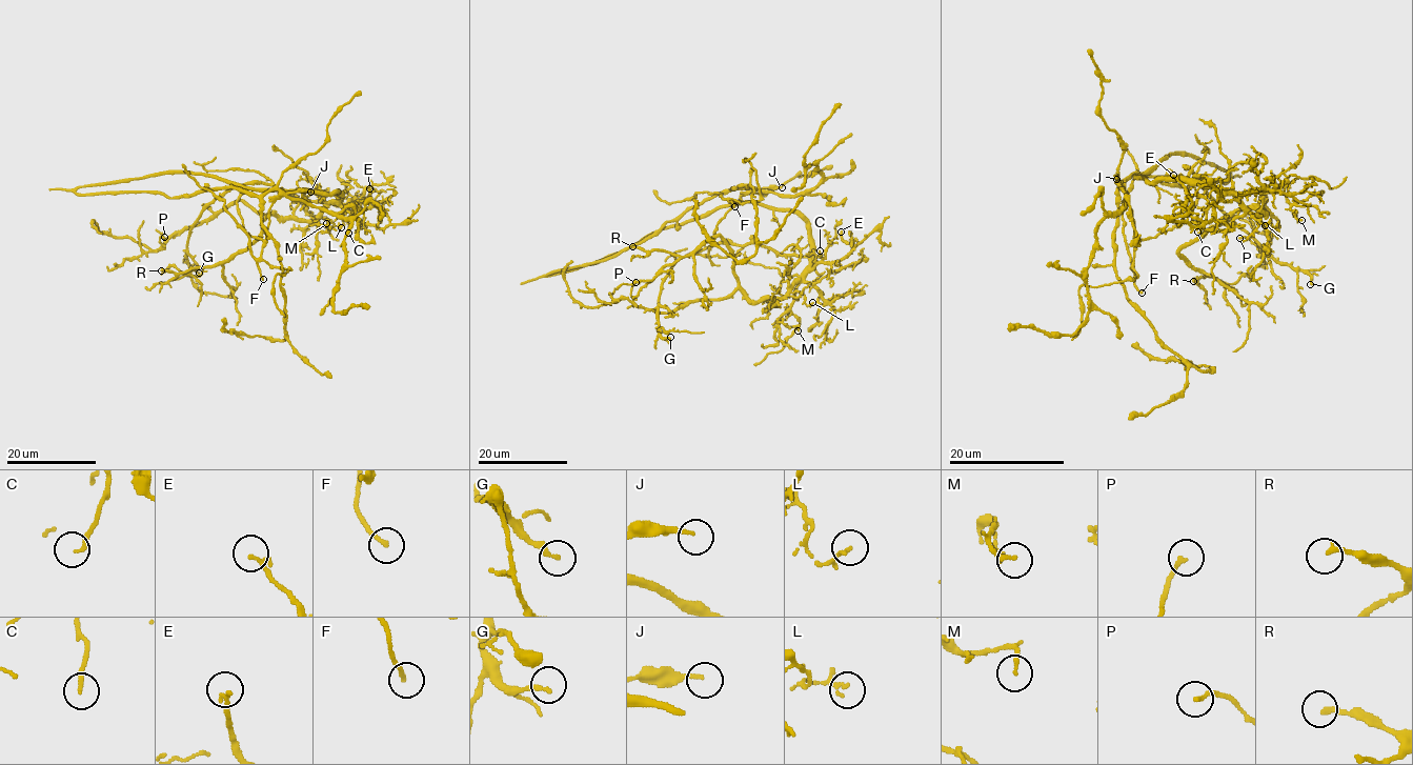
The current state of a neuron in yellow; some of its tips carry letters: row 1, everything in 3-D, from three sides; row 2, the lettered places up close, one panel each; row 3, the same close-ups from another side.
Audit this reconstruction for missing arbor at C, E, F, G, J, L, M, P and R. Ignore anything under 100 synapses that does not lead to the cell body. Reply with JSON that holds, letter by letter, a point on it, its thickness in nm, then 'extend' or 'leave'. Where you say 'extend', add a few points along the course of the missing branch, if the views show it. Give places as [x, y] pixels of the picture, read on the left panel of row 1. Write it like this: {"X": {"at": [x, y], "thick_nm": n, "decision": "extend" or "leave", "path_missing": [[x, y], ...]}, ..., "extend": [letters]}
{"C": {"at": [348, 233], "thick_nm": 160, "decision": "leave"}, "E": {"at": [369, 188], "thick_nm": 180, "decision": "leave"}, "F": {"at": [263, 279], "thick_nm": 160, "decision": "leave"}, "G": {"at": [199, 273], "thick_nm": 240, "decision": "leave"}, "J": {"at": [310, 192], "thick_nm": 160, "decision": "leave"}, "L": {"at": [341, 227], "thick_nm": 110, "decision": "leave"}, "M": {"at": [326, 223], "thick_nm": 150, "decision": "leave"}, "P": {"at": [164, 237], "thick_nm": 180, "decision": "leave"}, "R": {"at": [161, 270], "thick_nm": 220, "decision": "leave"}, "extend": []}

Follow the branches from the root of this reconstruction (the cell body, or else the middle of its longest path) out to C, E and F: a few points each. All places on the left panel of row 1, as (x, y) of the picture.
C: (158, 173), (207, 175), (258, 190), (336, 192), (339, 203), (350, 214), (347, 219), (348, 233)
E: (158, 173), (207, 175), (258, 190), (336, 192), (346, 210), (363, 222), (377, 223), (381, 209), (369, 188)
F: (158, 173), (75, 192), (156, 192), (180, 198), (226, 188), (258, 196), (278, 190), (258, 263), (263, 279)

